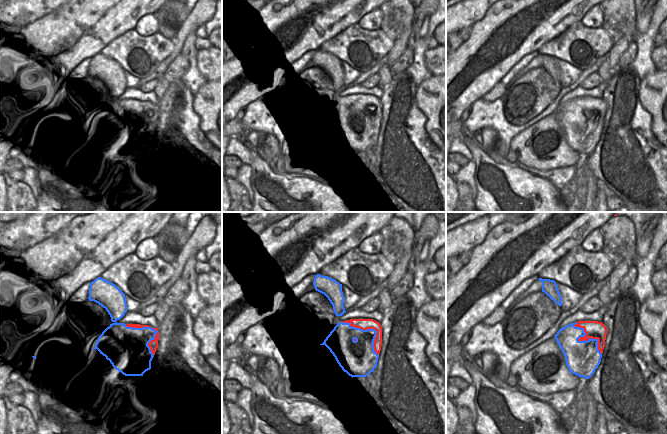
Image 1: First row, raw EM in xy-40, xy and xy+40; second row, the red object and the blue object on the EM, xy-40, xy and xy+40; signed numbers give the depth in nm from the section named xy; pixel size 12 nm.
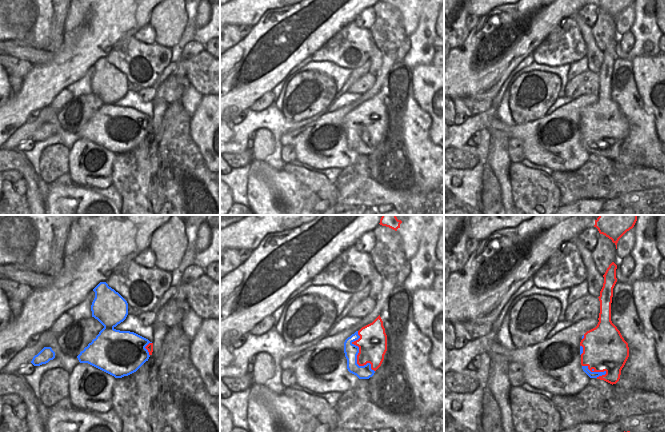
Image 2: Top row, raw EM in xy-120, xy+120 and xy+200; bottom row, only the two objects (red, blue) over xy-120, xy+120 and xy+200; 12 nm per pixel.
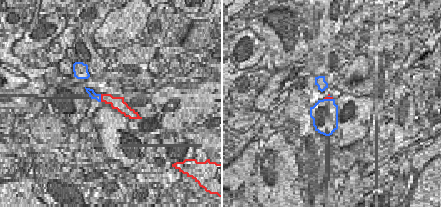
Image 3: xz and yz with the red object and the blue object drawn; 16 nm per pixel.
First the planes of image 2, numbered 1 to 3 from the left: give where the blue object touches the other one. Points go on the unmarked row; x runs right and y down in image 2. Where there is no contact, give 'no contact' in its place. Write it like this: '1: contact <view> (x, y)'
1: contact xy-120 (145, 123)
2: contact xy+120 (357, 132)
3: contact xy+200 (594, 146)

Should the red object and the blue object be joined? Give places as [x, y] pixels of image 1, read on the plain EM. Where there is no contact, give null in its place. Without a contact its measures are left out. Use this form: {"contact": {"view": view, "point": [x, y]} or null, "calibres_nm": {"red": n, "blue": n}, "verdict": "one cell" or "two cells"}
{"contact": {"view": "xy+40", "point": [583, 116]}, "calibres_nm": {"red": 220, "blue": 420}, "verdict": "one cell"}

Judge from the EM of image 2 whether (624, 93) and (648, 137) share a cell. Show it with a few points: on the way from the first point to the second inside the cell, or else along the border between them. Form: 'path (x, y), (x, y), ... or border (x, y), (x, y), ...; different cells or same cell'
path (631, 104), (642, 122), (642, 126); same cell

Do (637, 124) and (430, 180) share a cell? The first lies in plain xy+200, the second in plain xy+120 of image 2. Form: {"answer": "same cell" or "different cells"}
{"answer": "same cell"}

